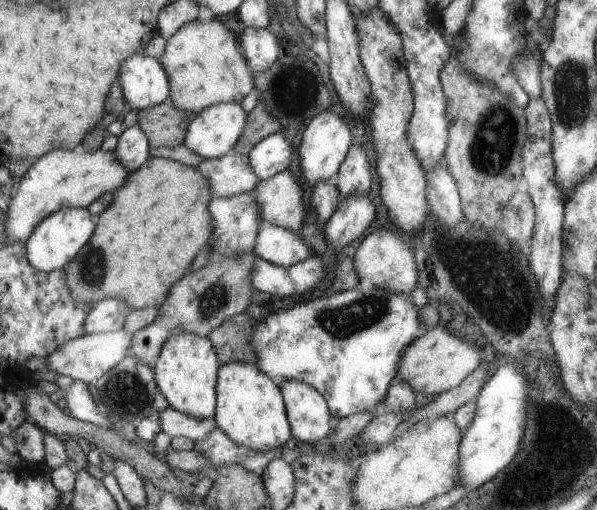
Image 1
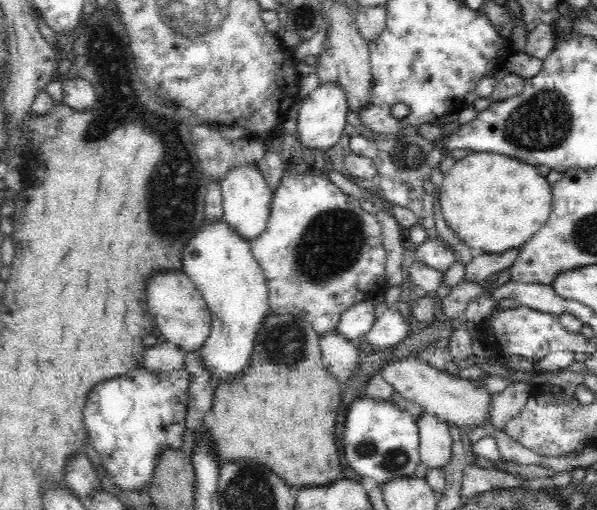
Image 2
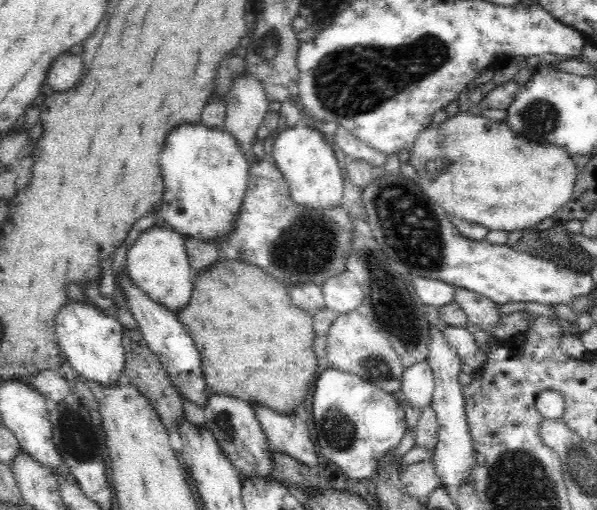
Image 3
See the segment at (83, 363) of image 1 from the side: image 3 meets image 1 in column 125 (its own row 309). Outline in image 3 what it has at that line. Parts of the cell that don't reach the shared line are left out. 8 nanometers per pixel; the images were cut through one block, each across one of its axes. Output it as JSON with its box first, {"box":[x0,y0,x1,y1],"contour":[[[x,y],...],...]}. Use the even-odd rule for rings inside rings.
{"box":[322,270,362,314],"contour":[[[348,270],[340,276],[326,280],[322,284],[322,294],[324,294],[326,306],[340,314],[356,310],[362,300],[362,288]]]}

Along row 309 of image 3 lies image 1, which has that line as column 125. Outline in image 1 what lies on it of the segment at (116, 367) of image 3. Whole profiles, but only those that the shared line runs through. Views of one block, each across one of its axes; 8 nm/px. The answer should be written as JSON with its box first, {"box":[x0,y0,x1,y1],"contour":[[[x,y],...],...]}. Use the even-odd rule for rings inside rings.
{"box":[119,56,171,110],"contour":[[[131,56],[119,72],[127,110],[145,110],[163,104],[171,96],[171,80],[161,60],[151,56]]]}

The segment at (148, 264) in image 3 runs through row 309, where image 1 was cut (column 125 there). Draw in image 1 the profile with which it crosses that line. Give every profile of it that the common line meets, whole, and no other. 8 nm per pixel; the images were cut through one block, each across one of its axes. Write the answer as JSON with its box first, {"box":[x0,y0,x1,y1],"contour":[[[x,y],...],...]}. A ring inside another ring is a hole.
{"box":[3,150,129,244],"contour":[[[51,150],[45,156],[41,156],[19,180],[17,186],[11,194],[11,202],[7,208],[7,222],[3,224],[3,228],[9,232],[9,244],[13,242],[27,242],[31,232],[35,230],[35,226],[45,220],[47,216],[51,216],[53,212],[59,212],[59,208],[87,208],[89,204],[93,204],[95,200],[99,200],[99,196],[107,194],[107,192],[117,192],[119,188],[123,188],[123,184],[129,178],[129,170],[127,166],[123,166],[117,158],[115,152],[107,152],[107,150],[93,150],[93,152],[85,152],[85,150]]]}

